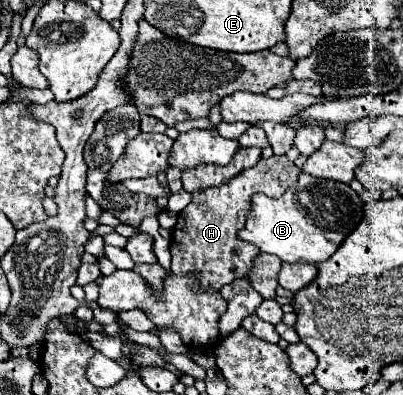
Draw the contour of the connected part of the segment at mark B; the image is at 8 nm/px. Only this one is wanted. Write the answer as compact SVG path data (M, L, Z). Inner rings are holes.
M300 174L296 186L292 186L282 198L254 194L246 228L240 230L238 236L256 244L260 252L276 254L282 262L320 264L336 252L344 238L362 222L364 214L366 204L348 184Z

